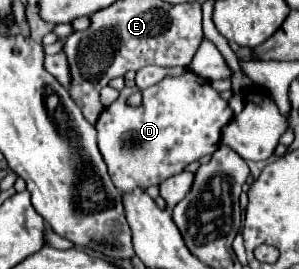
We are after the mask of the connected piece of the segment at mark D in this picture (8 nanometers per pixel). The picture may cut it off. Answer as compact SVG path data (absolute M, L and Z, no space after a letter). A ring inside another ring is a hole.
M185 70L181 76L165 76L145 90L123 88L119 98L105 108L97 120L97 144L115 188L149 188L179 174L187 164L201 156L213 154L219 148L221 130L231 118L233 110L229 108L229 102L221 98L211 82ZM131 92L141 92L143 102L139 108L125 104Z

